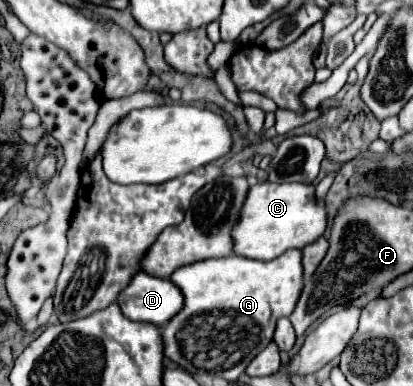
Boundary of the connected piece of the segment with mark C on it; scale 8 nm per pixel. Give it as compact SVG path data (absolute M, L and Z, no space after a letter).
M262 182L248 188L248 200L232 230L234 254L254 260L274 260L290 248L304 248L326 228L326 206L314 196L312 184Z

